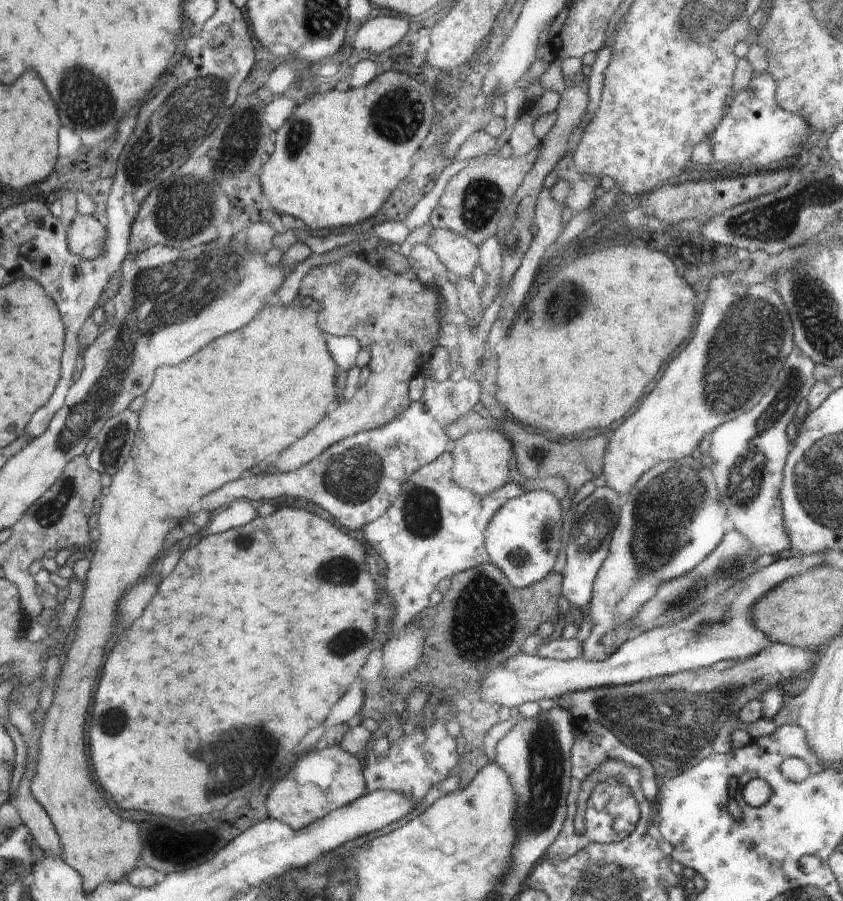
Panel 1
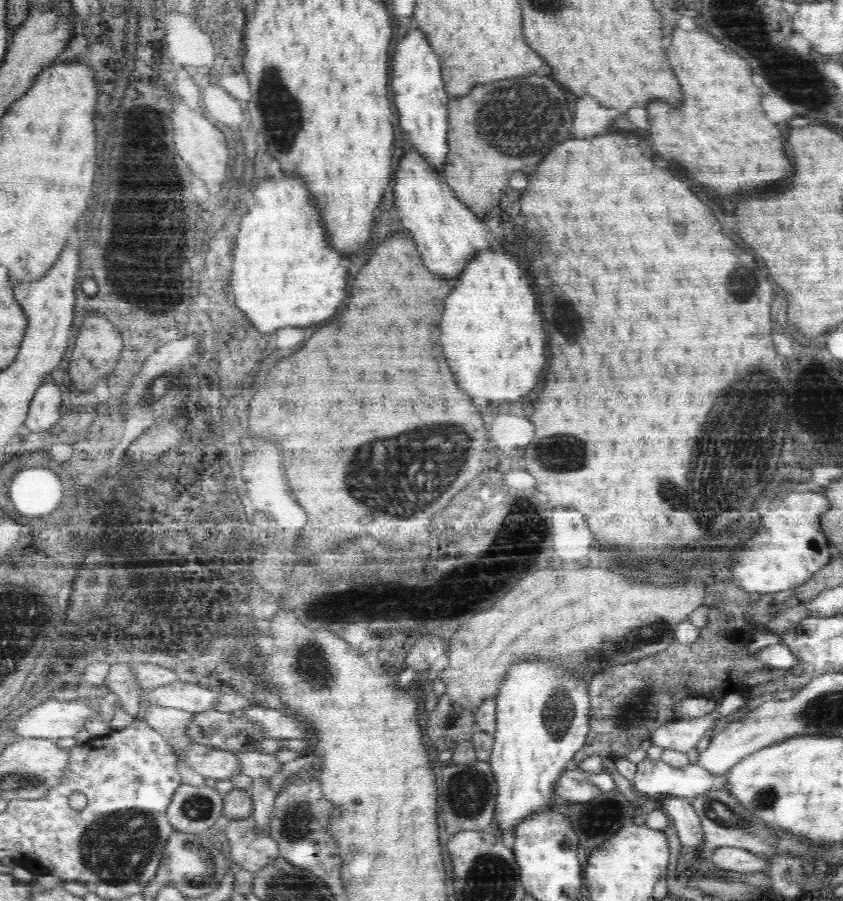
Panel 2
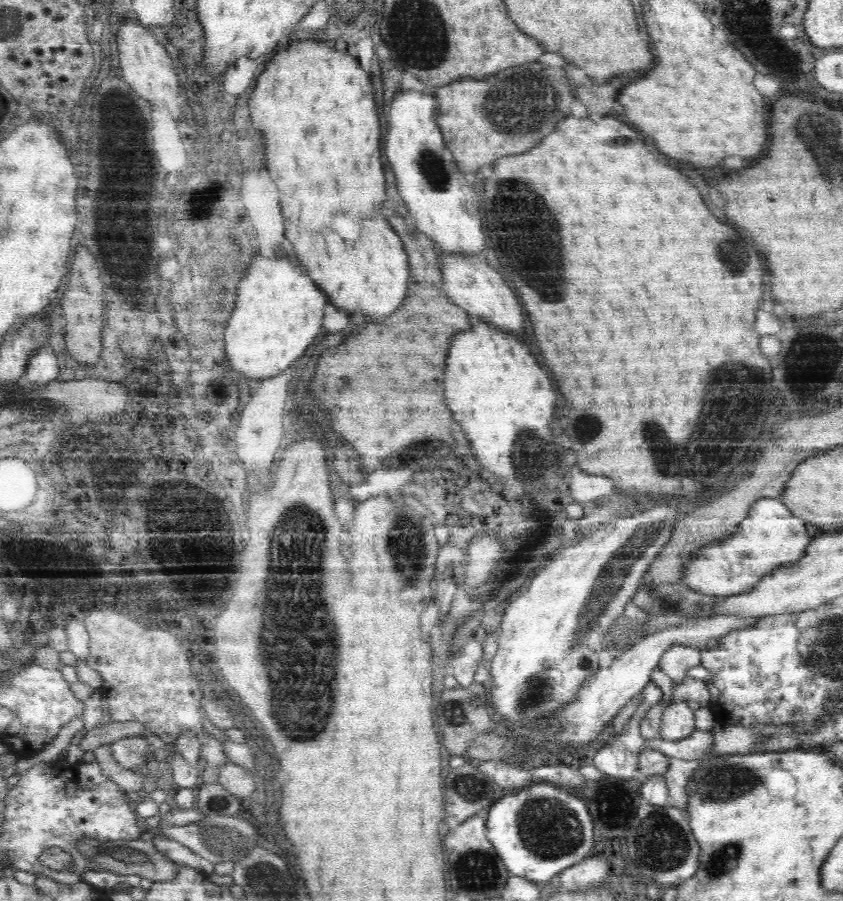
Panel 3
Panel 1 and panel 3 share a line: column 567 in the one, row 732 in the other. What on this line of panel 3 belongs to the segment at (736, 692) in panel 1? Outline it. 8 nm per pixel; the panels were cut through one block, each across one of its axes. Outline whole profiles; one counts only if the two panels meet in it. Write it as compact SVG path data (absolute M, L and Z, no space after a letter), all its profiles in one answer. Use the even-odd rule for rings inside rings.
M696 729L690 736L682 740L664 740L662 737L648 740L648 750L658 750L666 756L682 761L704 759L713 746L714 737L711 731Z

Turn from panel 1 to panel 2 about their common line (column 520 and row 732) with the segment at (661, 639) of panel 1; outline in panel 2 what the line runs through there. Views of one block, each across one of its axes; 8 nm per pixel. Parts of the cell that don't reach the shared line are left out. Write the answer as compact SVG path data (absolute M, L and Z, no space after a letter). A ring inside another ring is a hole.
M713 713L698 718L676 719L671 723L660 725L651 734L649 743L663 749L687 753L696 747L704 732L712 728L717 721L717 715Z

